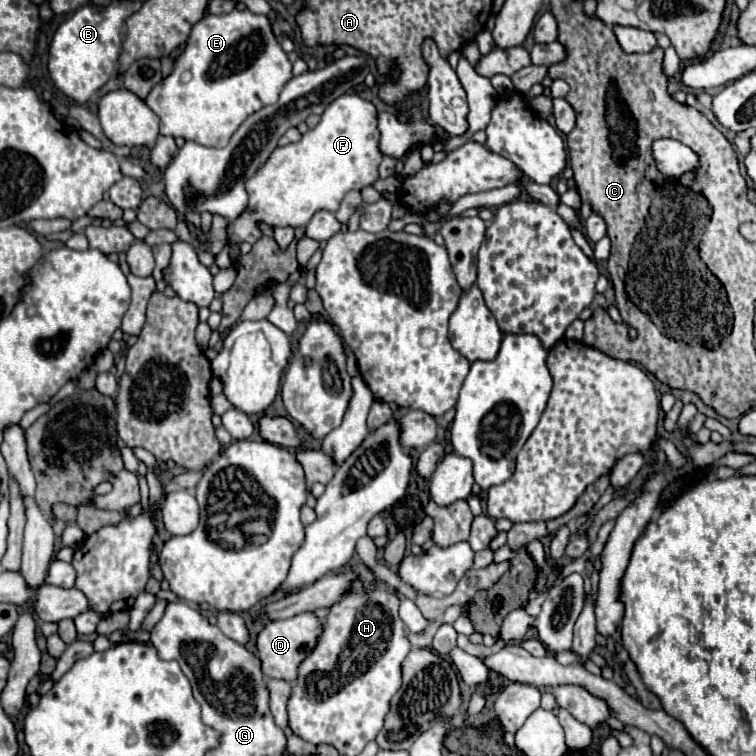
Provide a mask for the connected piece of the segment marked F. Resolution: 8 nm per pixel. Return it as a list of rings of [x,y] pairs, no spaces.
[[[349,93],[335,99],[323,111],[317,127],[307,131],[301,141],[277,147],[269,161],[247,181],[249,207],[239,219],[229,223],[229,241],[255,243],[261,237],[257,227],[261,221],[271,227],[305,227],[321,209],[335,213],[349,191],[361,191],[379,179],[377,167],[381,159],[375,105]]]

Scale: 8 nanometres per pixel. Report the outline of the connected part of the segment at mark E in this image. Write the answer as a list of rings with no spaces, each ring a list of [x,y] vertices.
[[[233,9],[223,15],[207,15],[193,27],[185,51],[175,59],[173,73],[153,87],[145,103],[159,117],[161,135],[191,139],[207,147],[223,147],[251,113],[279,99],[283,85],[291,77],[291,61],[277,43],[267,15],[255,15],[249,9]]]

